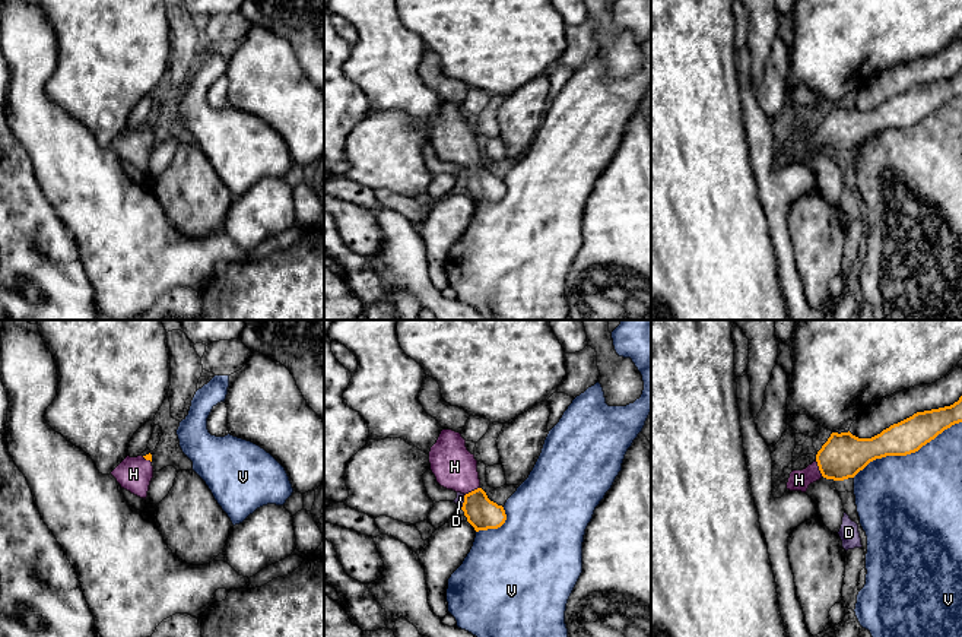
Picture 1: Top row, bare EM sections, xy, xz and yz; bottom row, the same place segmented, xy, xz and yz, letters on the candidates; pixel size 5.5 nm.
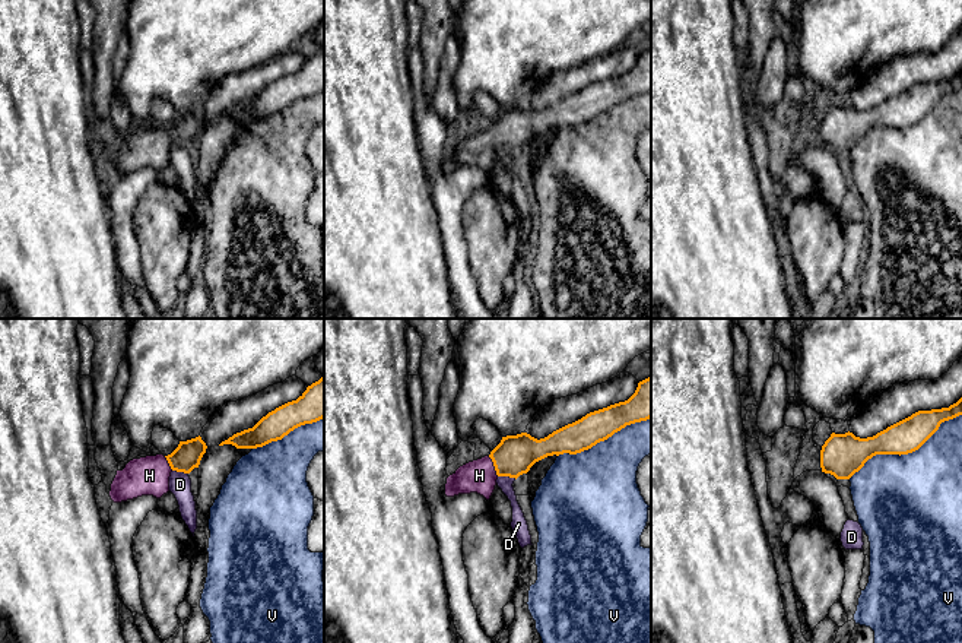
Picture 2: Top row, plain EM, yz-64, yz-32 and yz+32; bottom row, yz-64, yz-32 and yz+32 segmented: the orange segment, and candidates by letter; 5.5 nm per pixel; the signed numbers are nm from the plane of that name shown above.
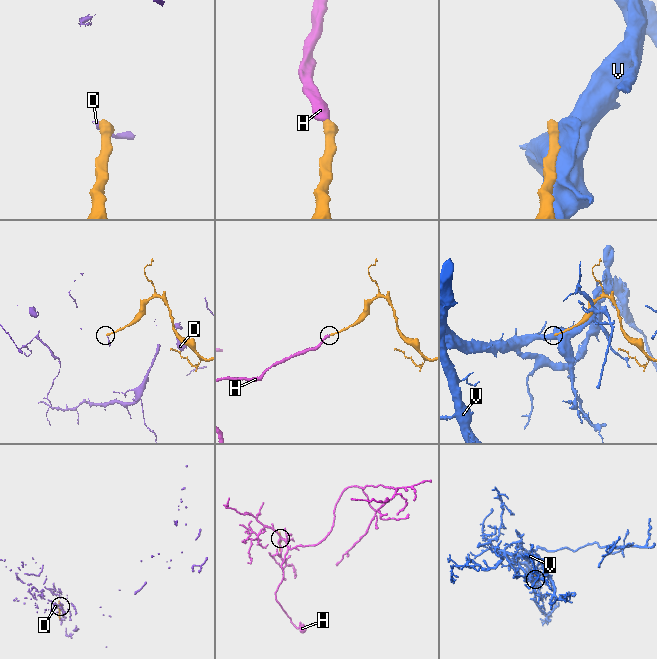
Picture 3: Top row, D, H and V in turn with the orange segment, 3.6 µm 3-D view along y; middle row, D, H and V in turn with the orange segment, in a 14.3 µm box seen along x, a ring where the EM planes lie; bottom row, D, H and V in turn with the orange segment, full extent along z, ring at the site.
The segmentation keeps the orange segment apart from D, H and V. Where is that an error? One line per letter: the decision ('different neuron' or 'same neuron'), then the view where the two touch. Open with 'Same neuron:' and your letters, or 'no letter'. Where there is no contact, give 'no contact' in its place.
Same neuron: H
D: different neuron; contact in xz
H: same neuron; contact in xz
V: different neuron; contact in yz

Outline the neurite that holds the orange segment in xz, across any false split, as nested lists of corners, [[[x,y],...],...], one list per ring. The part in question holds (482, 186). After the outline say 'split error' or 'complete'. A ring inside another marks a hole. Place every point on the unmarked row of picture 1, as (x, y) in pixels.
[[[442,102],[431,120],[429,136],[441,159],[464,168],[461,183],[476,205],[498,202],[505,196],[504,180],[490,174],[480,161],[477,133],[460,105]]] | split error

